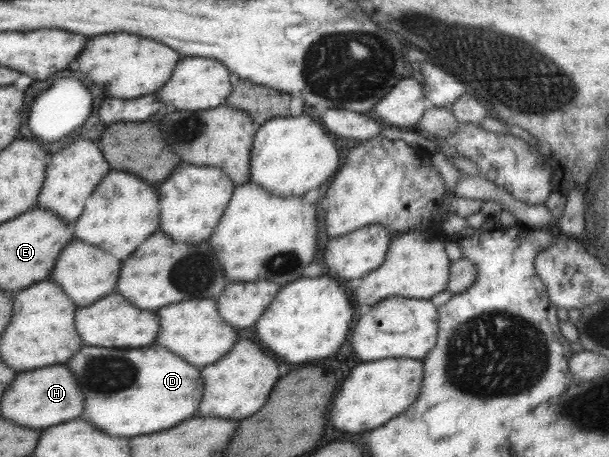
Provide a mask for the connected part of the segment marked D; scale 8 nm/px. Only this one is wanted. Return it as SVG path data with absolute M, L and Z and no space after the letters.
M157 343L147 349L105 349L83 345L66 363L73 375L77 375L81 393L85 377L85 413L82 417L113 437L137 437L175 427L183 419L195 415L205 390L197 367L187 365L179 355L175 357L169 349Z

